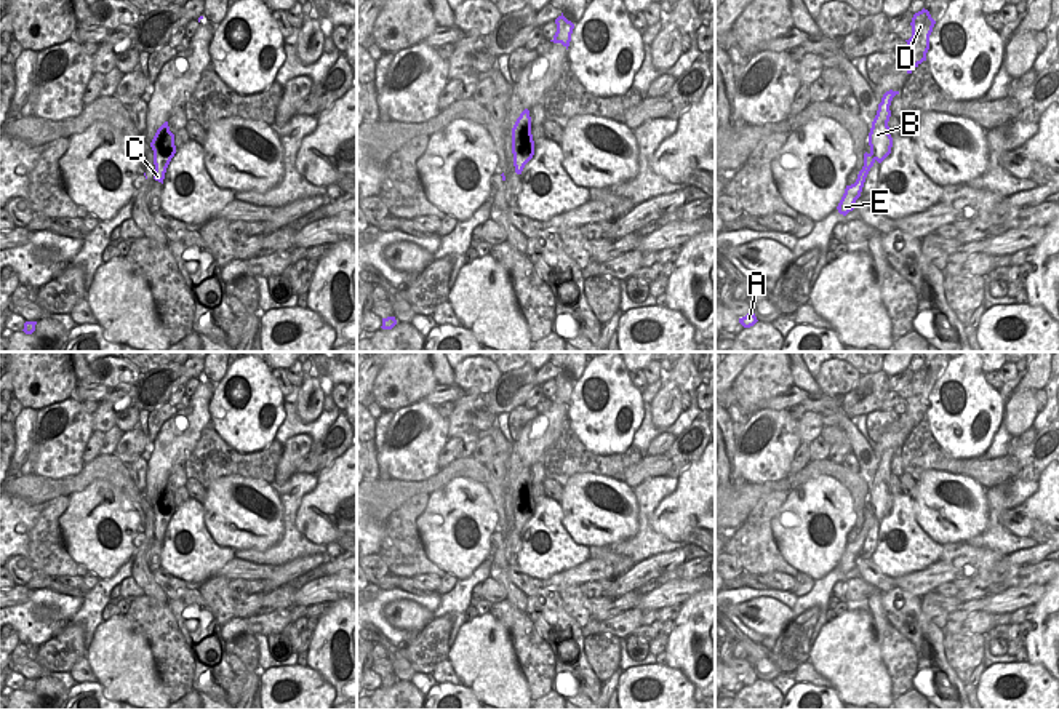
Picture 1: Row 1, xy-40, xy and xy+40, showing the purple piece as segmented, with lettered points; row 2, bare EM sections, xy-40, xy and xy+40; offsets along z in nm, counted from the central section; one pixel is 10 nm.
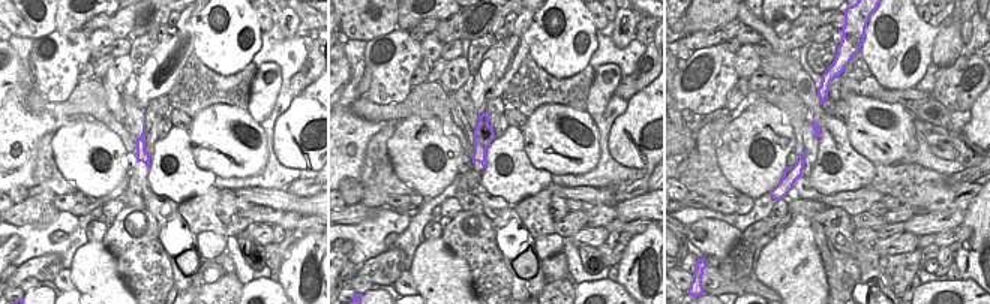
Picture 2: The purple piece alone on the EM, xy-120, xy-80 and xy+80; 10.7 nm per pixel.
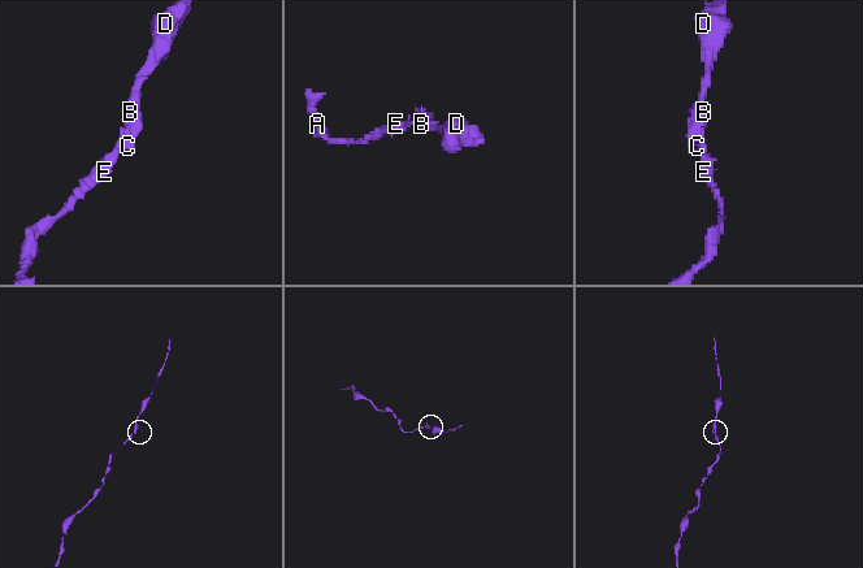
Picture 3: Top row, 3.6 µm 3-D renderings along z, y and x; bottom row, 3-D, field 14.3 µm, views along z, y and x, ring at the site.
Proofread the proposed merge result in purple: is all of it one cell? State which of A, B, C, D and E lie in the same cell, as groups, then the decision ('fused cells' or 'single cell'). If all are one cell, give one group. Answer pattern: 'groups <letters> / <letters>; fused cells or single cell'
groups A B C D E; single cell

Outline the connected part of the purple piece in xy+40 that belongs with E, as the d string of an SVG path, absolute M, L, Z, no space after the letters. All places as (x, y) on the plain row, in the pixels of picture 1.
M886 449L881 456L881 461L878 462L878 469L869 491L870 510L864 512L864 525L859 529L856 540L846 544L845 552L837 564L838 571L843 574L846 574L849 569L856 566L854 561L861 555L865 536L873 521L881 521L891 512L893 496L889 493L888 480L891 475L889 464L896 453L899 453L899 449Z

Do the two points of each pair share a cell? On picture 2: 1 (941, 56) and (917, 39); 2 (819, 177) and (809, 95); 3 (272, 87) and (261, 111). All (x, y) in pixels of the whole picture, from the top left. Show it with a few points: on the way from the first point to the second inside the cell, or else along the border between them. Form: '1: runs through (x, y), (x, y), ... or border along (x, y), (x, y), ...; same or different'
1: border along (939, 32), (930, 62); different
2: runs through (822, 156), (827, 149), (827, 123), (819, 116); same
3: runs through (266, 93), (261, 105); same

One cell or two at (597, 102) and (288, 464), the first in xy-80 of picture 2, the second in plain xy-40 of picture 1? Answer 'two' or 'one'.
one

